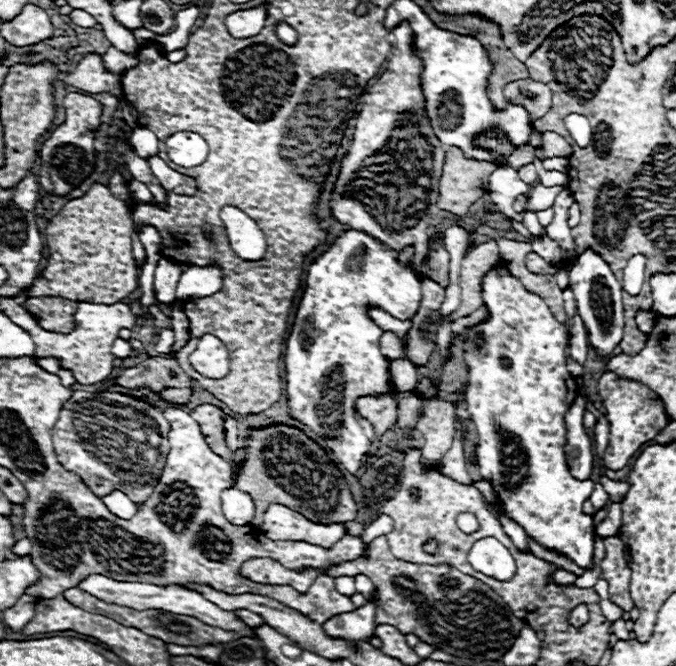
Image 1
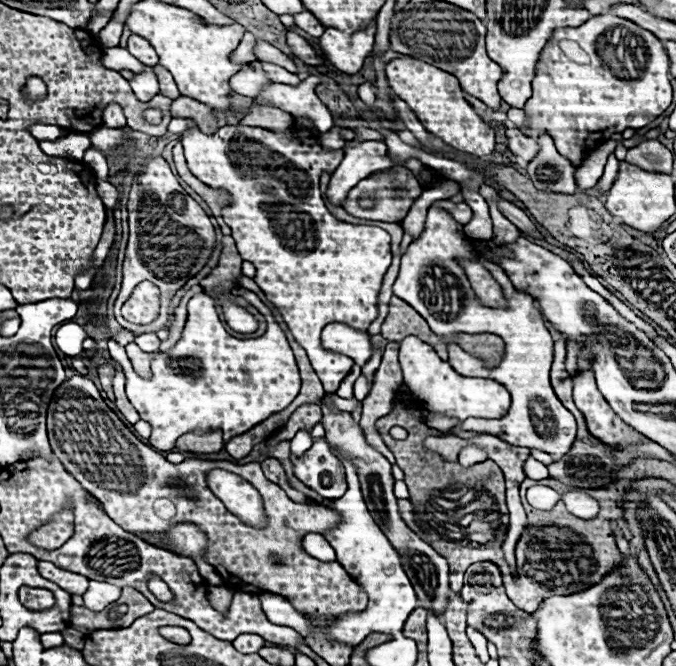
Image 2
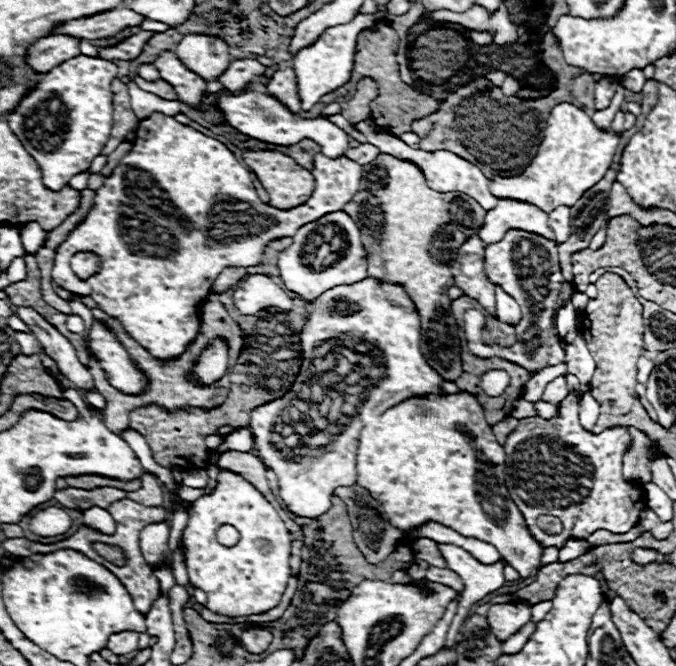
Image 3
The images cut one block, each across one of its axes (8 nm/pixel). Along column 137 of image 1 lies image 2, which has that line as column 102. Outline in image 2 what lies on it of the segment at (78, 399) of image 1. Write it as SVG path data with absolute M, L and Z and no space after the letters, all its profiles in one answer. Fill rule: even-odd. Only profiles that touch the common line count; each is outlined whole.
M80 374L68 378L56 388L48 404L48 438L54 456L86 492L102 502L106 514L124 530L132 534L142 530L164 532L178 522L198 524L208 534L206 560L218 568L218 574L226 580L226 584L254 588L246 590L252 594L282 594L316 624L330 622L340 614L362 610L366 606L368 594L362 592L362 586L358 586L358 582L354 582L338 562L320 562L310 558L302 546L302 538L308 532L326 534L342 522L342 516L322 504L312 506L292 502L282 488L264 478L260 462L234 464L228 460L186 458L180 464L170 464L158 450L142 444L106 406L94 382ZM212 468L240 474L260 490L268 514L268 526L264 530L244 526L244 522L232 516L222 502L210 494L206 472Z

